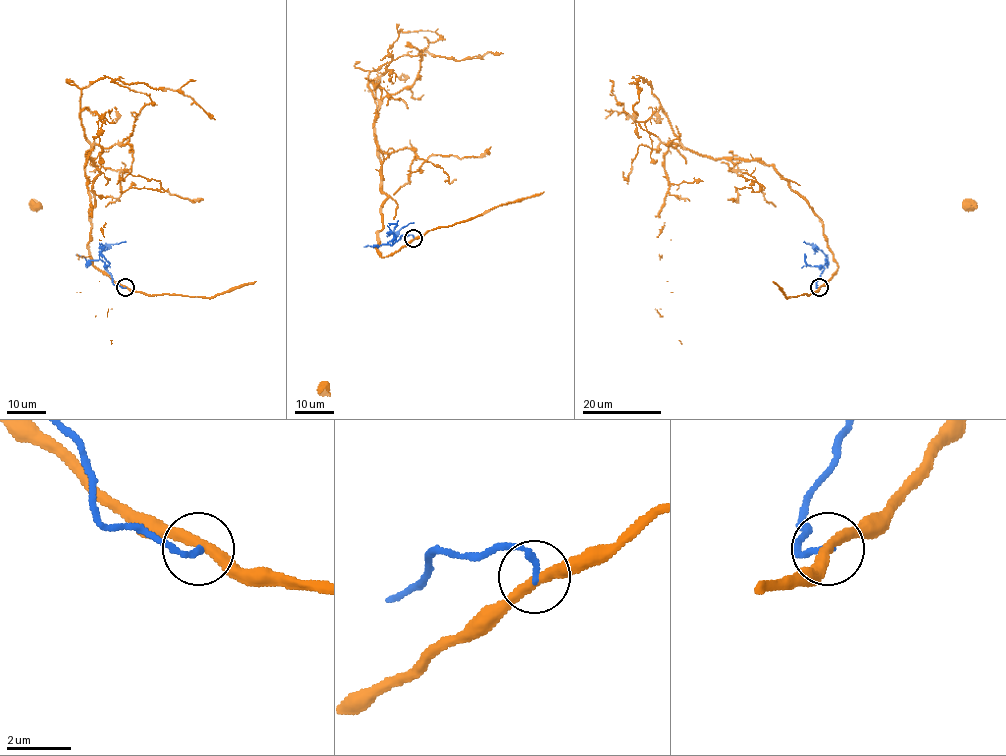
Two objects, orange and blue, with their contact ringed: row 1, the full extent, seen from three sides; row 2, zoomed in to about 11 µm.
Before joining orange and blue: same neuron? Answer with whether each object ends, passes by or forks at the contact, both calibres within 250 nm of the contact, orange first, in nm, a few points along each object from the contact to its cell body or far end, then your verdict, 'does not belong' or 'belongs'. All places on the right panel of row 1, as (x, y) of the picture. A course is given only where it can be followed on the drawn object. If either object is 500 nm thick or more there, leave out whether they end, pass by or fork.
orange passes by; blue ends there; 320 nm thick on the orange side, 190 nm on the other; orange runs (820, 287), (836, 271), (832, 252), (970, 205); blue runs (820, 287), (816, 288), (826, 256), (803, 242); does not belong

